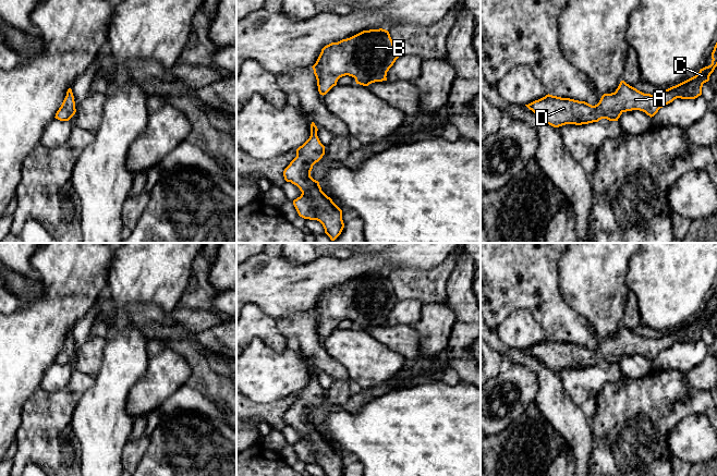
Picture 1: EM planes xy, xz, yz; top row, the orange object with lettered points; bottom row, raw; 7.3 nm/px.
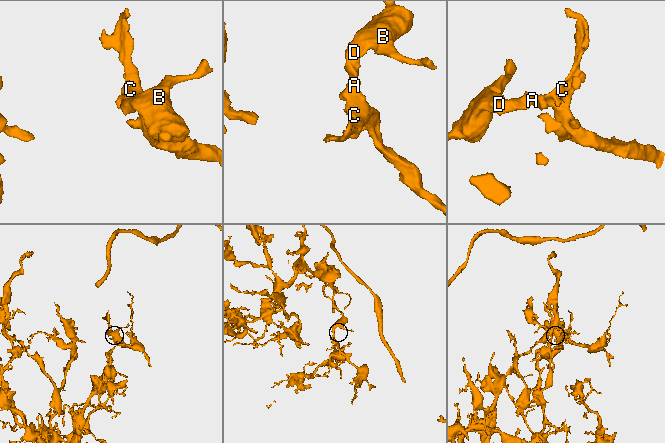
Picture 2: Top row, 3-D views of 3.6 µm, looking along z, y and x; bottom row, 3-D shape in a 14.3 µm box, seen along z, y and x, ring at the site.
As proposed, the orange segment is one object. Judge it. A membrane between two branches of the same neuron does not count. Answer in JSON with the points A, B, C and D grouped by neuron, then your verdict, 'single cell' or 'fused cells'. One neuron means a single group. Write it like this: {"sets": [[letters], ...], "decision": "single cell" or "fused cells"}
{"sets": [["A", "B", "C", "D"]], "decision": "single cell"}

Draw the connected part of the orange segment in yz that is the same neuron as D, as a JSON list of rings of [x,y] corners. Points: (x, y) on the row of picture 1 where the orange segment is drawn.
[[[717,42],[712,59],[712,64],[701,69],[695,76],[663,90],[659,95],[644,94],[621,81],[615,93],[604,94],[595,106],[549,94],[525,106],[554,127],[588,124],[601,119],[618,121],[623,112],[632,110],[643,111],[652,118],[660,108],[677,98],[695,99],[701,96],[703,84],[709,81],[717,66]]]

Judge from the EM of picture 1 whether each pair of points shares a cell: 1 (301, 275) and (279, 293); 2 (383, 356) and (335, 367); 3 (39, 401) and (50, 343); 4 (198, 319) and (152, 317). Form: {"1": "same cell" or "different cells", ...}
{"1": "same cell", "2": "different cells", "3": "different cells", "4": "same cell"}

